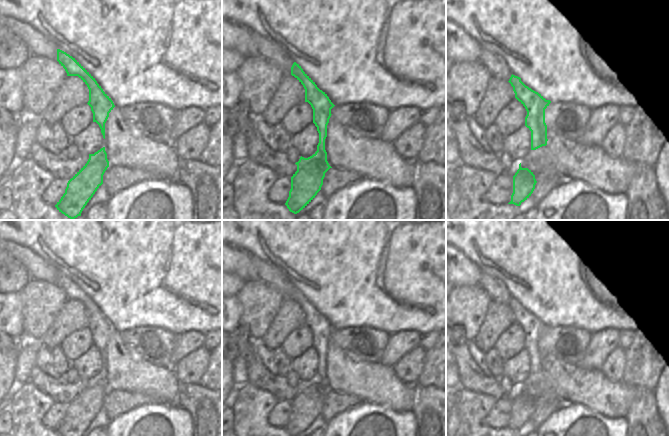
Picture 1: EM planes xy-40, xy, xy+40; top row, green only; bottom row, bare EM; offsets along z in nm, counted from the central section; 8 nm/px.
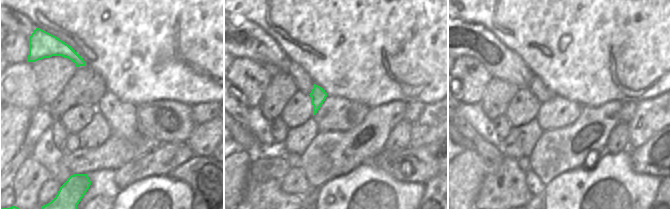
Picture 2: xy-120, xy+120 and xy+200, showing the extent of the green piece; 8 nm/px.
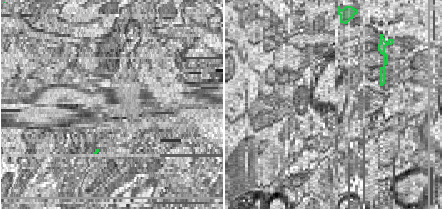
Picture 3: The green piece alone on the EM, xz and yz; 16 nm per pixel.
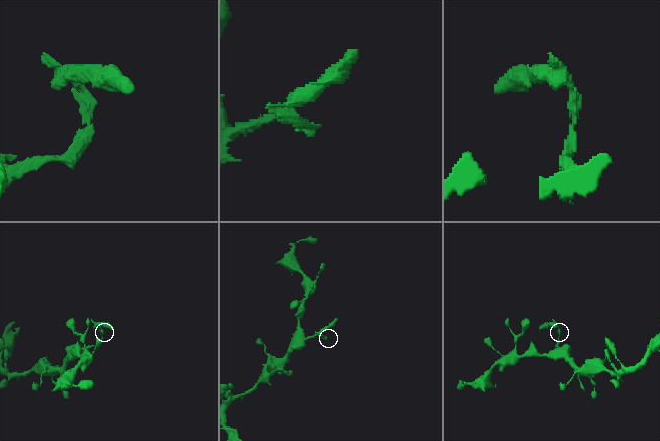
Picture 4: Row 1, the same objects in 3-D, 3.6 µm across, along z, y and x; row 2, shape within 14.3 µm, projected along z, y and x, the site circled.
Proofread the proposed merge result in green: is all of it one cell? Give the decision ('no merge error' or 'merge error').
merge error

